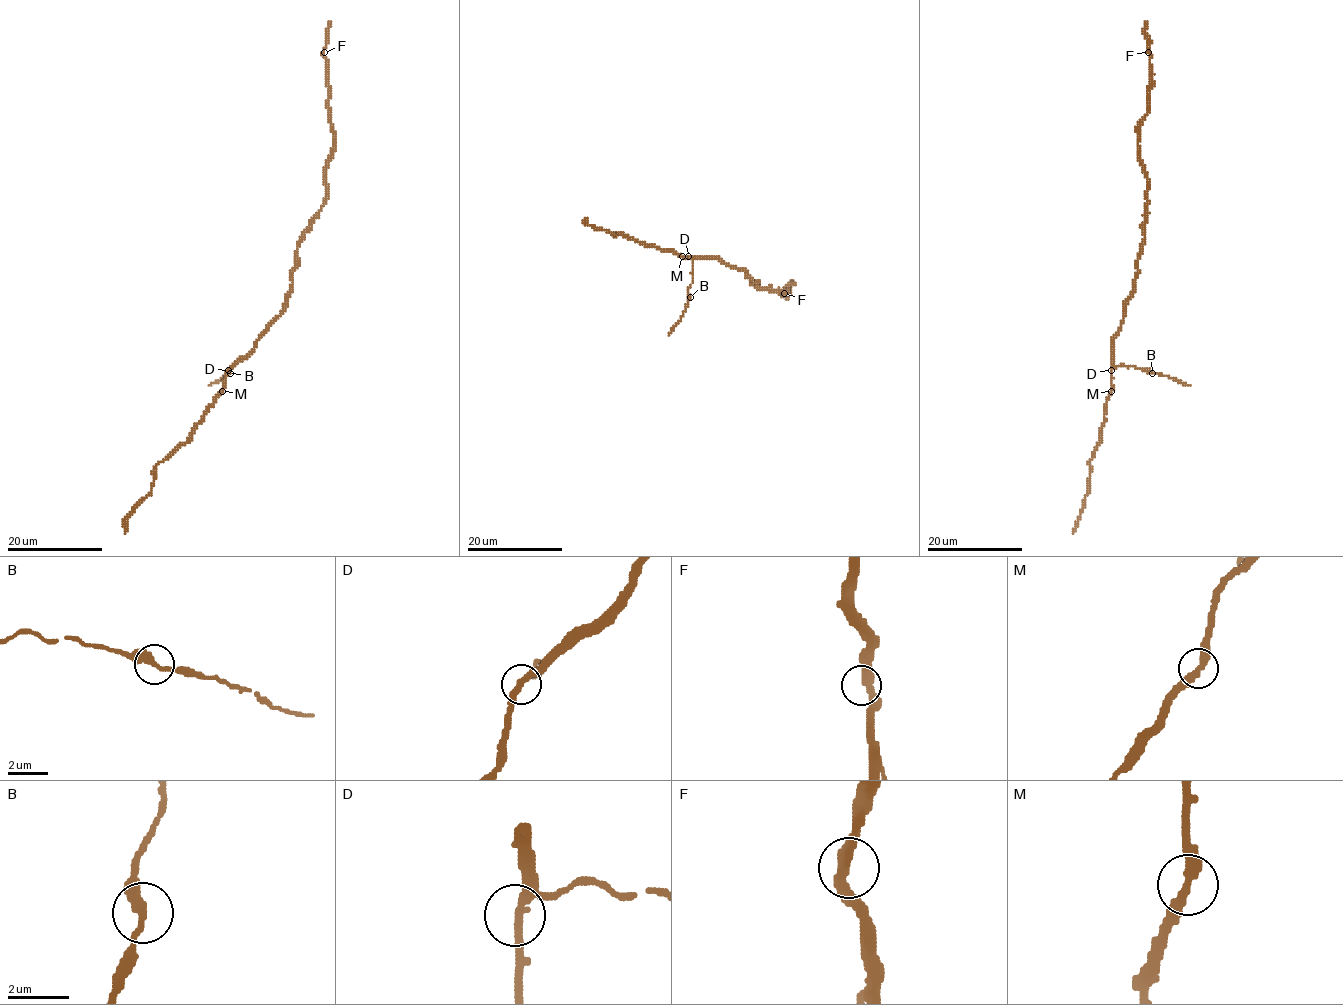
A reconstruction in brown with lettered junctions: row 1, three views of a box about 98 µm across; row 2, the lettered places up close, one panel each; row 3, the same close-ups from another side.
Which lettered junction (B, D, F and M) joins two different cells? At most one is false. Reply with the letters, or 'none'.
none

